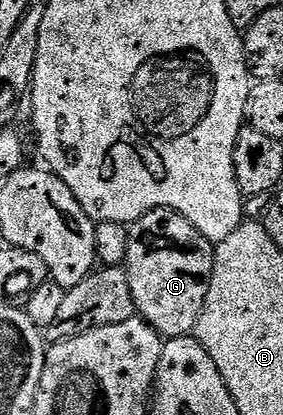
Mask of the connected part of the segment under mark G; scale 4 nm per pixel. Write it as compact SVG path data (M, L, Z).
M154 209L145 214L140 221L130 226L128 235L128 253L125 272L129 279L129 291L135 300L138 316L148 321L164 339L186 337L194 334L195 325L205 307L209 295L209 283L213 279L215 266L215 245L189 223L180 213L172 209Z

